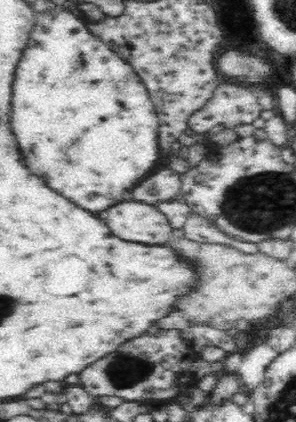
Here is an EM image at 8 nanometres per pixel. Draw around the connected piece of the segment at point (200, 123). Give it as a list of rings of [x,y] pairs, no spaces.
[[[219,83],[214,96],[189,120],[189,132],[206,133],[217,124],[227,128],[251,125],[264,111],[252,90]]]

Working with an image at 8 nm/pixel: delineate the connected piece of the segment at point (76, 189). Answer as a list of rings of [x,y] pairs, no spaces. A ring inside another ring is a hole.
[[[48,7],[40,11],[20,68],[16,70],[12,126],[30,170],[46,180],[50,188],[90,212],[124,202],[126,190],[132,190],[132,184],[150,176],[160,160],[158,113],[150,91],[132,66],[92,33],[88,23],[73,10]]]

